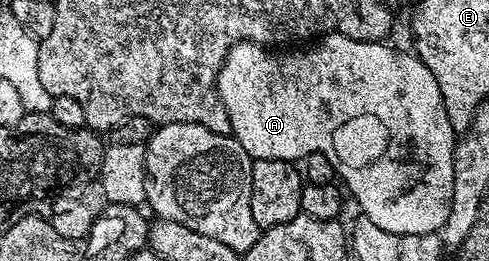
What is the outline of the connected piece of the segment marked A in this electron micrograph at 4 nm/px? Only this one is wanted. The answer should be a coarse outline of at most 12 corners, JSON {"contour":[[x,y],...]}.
{"contour":[[334,30],[218,71],[254,160],[319,152],[396,237],[441,233],[456,133],[432,70]]}

